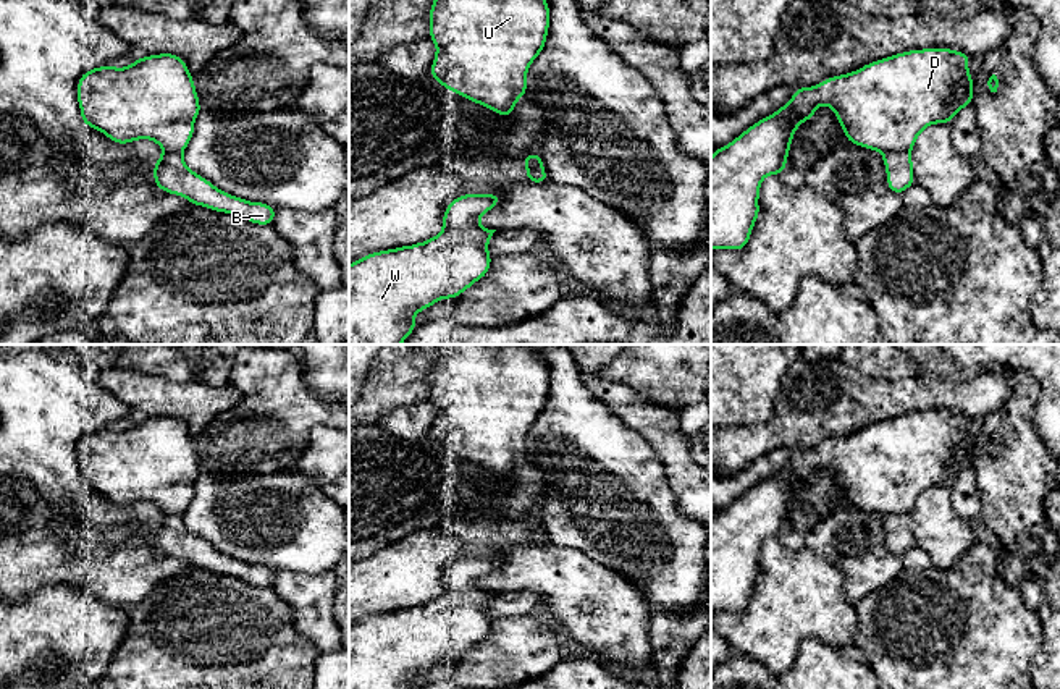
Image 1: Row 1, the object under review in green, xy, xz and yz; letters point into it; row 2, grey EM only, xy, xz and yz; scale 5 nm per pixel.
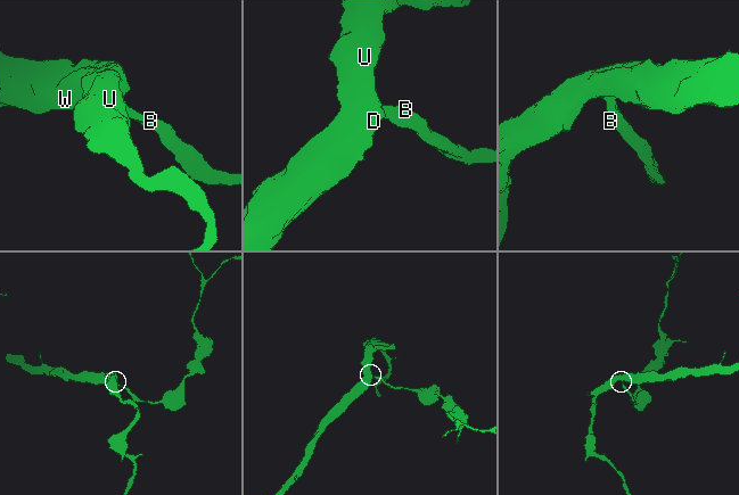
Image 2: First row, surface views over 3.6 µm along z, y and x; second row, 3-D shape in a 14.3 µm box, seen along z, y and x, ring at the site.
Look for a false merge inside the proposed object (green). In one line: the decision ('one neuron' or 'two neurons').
two neurons

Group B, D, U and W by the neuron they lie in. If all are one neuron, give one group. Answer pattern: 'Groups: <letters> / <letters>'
Groups: B / D U W

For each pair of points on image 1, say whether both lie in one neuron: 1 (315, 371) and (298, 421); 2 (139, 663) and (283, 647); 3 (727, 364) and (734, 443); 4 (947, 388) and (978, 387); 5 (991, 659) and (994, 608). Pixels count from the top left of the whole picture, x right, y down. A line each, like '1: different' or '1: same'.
1: different
2: same
3: different
4: same
5: same

